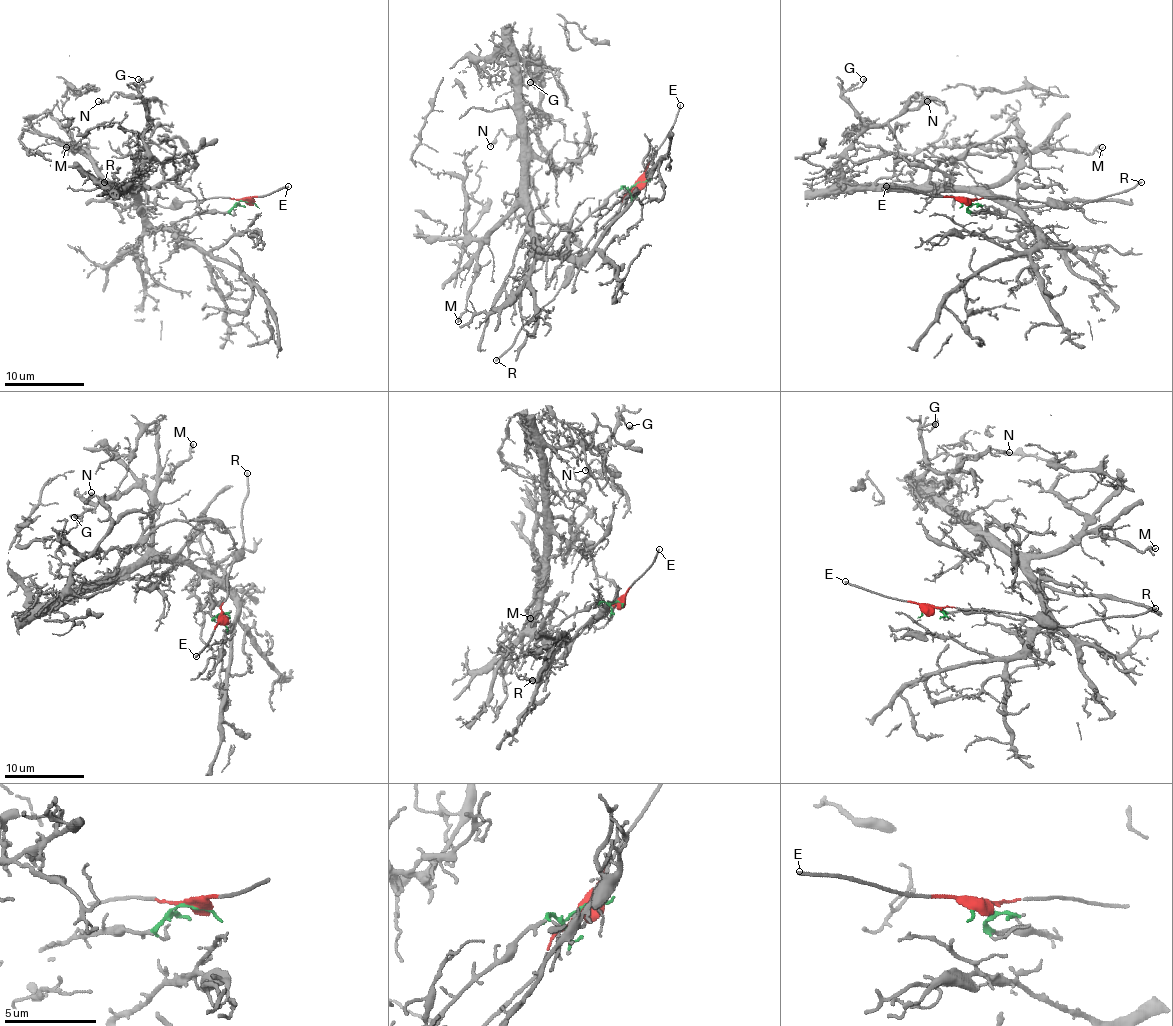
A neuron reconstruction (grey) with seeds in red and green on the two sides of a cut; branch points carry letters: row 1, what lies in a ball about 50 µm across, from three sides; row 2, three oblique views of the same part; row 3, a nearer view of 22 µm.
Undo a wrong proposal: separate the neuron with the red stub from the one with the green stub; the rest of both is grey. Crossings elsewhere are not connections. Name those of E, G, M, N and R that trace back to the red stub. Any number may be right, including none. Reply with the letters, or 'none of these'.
E, R

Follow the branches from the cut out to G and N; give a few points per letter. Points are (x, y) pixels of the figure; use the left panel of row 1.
G: (246, 201), (156, 228), (130, 191), (146, 159), (150, 119), (138, 79)
N: (246, 201), (156, 228), (130, 191), (146, 153), (148, 105), (116, 91), (98, 101)

